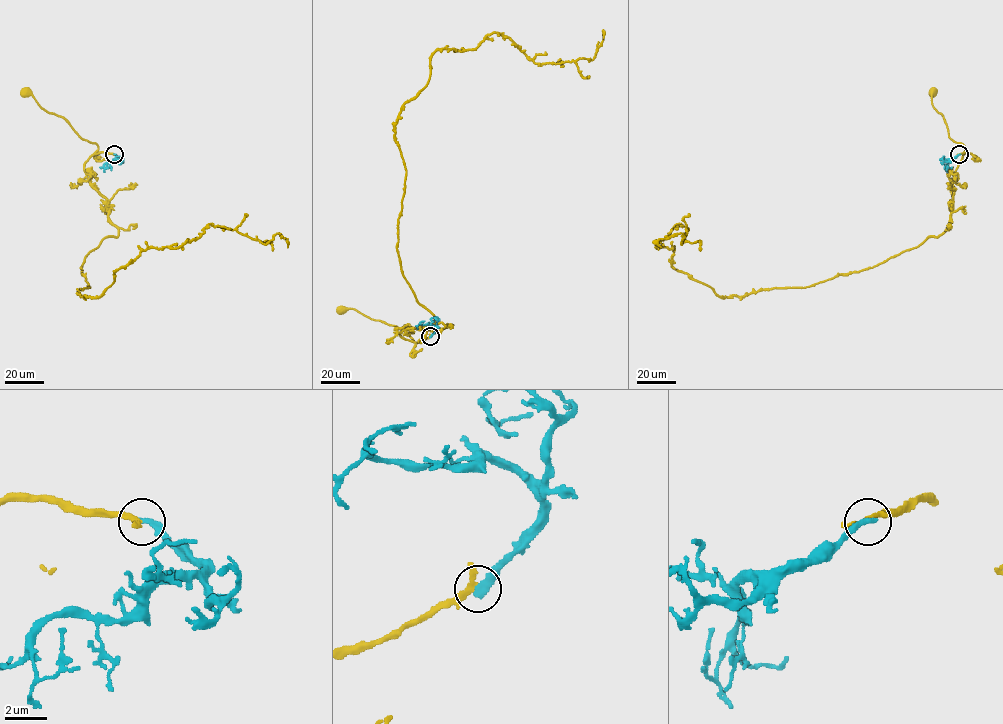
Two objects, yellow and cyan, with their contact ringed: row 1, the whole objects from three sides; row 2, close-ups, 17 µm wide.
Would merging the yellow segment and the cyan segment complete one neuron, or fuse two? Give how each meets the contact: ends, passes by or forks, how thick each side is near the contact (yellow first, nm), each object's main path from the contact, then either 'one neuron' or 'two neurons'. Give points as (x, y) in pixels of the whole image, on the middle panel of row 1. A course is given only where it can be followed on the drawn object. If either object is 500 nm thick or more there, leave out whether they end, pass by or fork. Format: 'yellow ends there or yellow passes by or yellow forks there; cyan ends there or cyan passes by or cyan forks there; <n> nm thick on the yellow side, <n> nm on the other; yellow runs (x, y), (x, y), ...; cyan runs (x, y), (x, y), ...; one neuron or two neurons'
yellow ends there; cyan ends there; 360 nm thick on the yellow side, 380 nm on the other; yellow runs (430, 336), (420, 342), (411, 341), (396, 326), (371, 319), (354, 309), (341, 311); cyan runs (430, 336), (436, 328), (420, 323), (423, 322); two neurons

